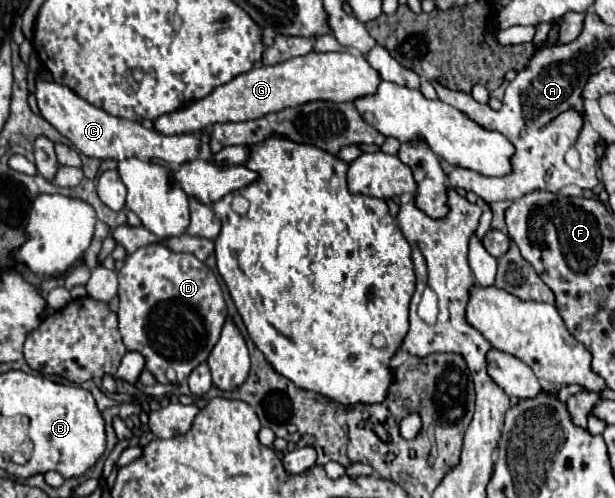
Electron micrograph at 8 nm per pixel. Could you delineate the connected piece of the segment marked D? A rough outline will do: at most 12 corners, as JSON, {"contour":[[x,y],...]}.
{"contour":[[166,244],[118,272],[118,330],[160,384],[228,318],[214,272]]}

